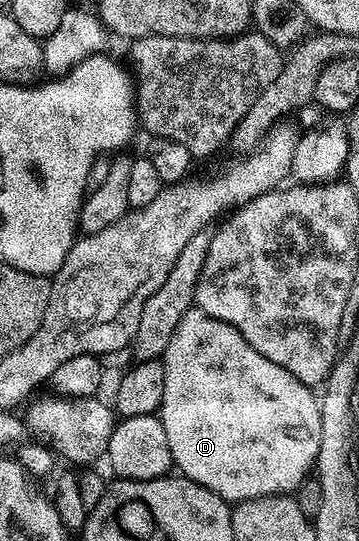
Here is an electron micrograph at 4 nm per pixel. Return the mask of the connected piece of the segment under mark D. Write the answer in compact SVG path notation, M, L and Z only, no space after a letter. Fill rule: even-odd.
M197 306L190 309L188 314L176 326L176 334L172 334L172 342L168 342L168 350L160 358L164 372L163 400L160 407L160 419L164 426L164 434L168 434L168 446L170 447L170 459L173 467L181 475L187 476L190 480L195 480L200 486L212 490L216 495L222 497L227 502L237 502L240 500L251 500L257 496L277 496L279 494L290 494L303 487L306 475L311 475L318 459L320 450L320 400L312 393L311 385L300 382L284 366L276 366L276 362L268 362L264 354L252 350L248 342L244 342L235 328L228 326L228 322L220 322L208 314L204 314Z

